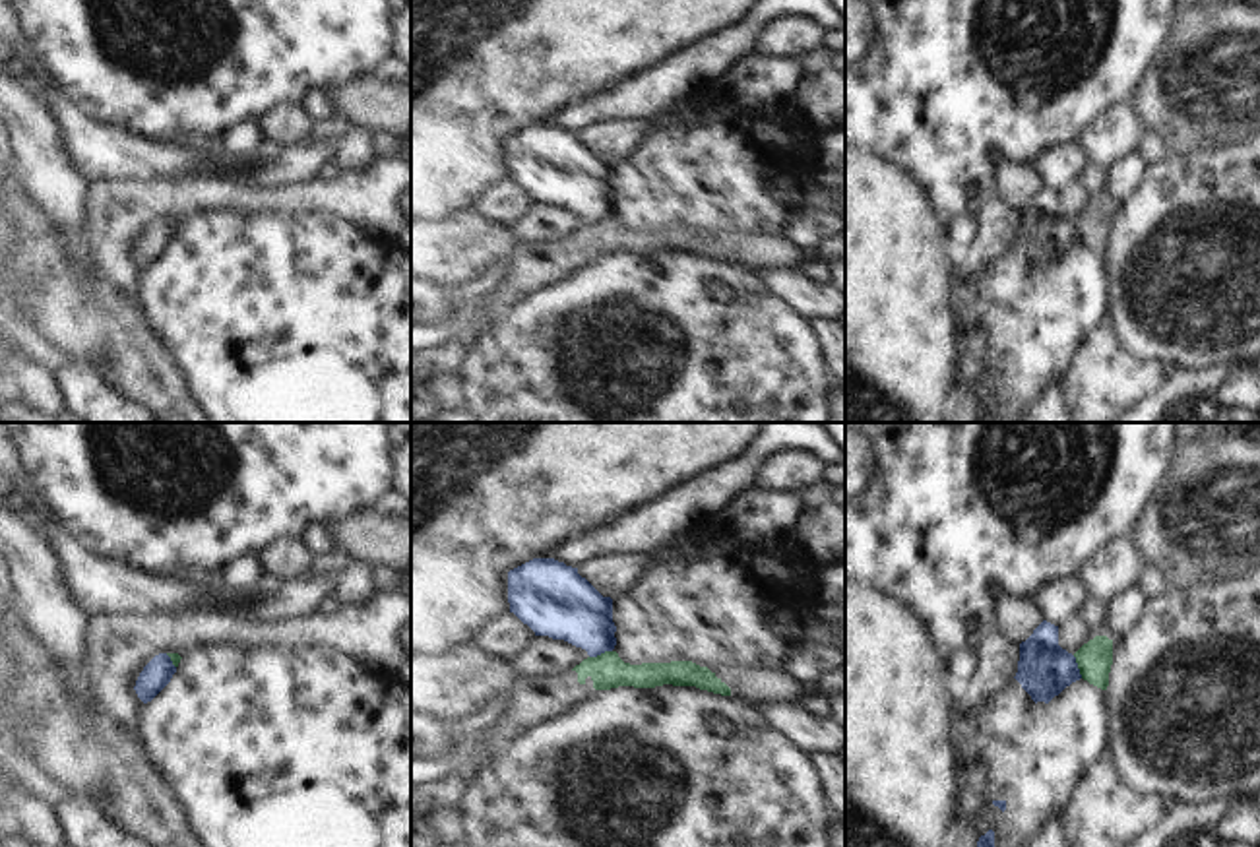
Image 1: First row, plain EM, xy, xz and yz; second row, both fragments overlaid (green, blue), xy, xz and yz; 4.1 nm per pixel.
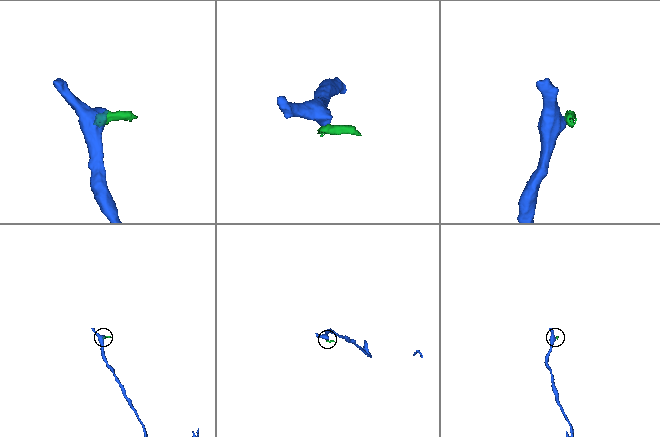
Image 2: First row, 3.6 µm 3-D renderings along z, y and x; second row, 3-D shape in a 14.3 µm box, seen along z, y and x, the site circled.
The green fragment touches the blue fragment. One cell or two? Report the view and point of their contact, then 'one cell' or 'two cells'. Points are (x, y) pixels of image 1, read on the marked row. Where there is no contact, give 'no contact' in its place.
xz (599, 656) | two cells

